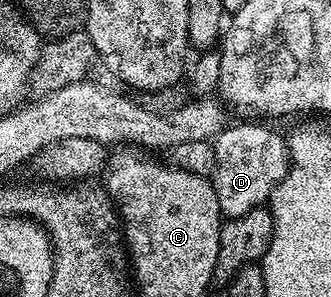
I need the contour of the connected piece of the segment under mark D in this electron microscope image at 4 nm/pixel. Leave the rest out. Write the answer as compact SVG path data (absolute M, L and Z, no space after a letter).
M226 127L212 141L216 169L211 175L218 195L218 207L225 218L246 215L246 211L269 204L276 185L288 173L290 158L285 134L272 129L232 129Z

